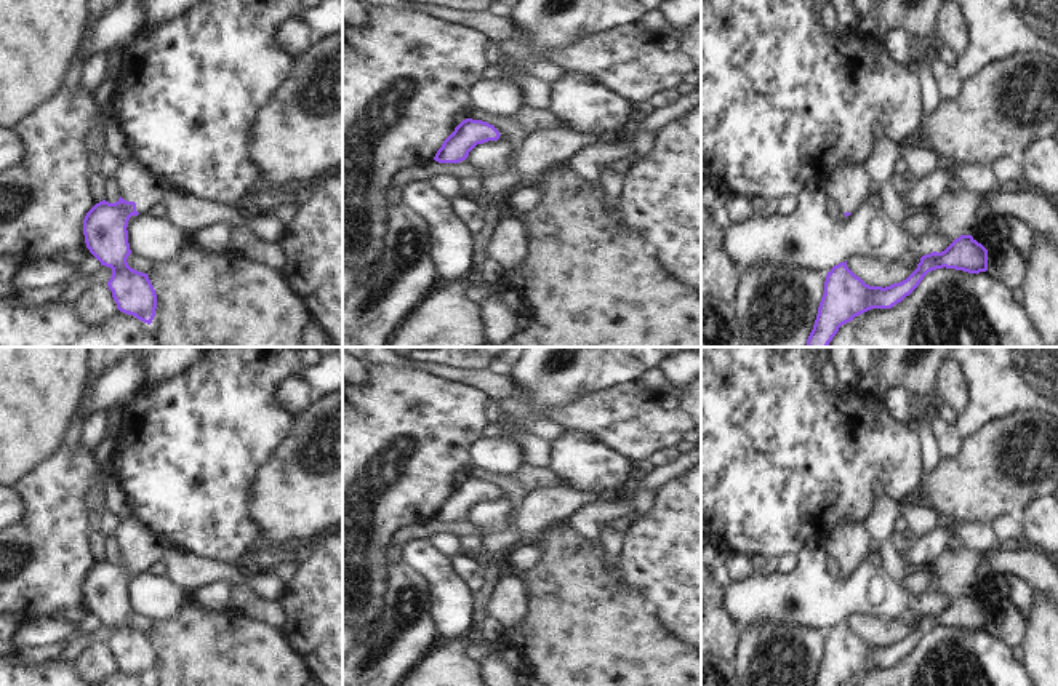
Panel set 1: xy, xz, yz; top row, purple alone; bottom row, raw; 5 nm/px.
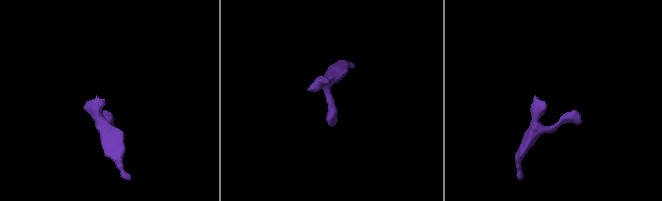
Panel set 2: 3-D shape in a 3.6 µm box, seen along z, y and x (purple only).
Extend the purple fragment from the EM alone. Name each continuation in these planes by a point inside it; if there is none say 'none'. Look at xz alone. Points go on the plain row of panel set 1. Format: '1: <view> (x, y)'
none

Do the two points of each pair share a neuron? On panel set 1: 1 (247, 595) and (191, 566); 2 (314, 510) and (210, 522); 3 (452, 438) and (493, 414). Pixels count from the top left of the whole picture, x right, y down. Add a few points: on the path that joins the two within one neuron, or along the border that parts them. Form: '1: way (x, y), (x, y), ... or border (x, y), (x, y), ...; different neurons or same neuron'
1: way (232, 581), (223, 571), (205, 570); same neuron
2: border (252, 480), (250, 517), (266, 536); different neurons
3: border (488, 398), (485, 406), (487, 422); different neurons

